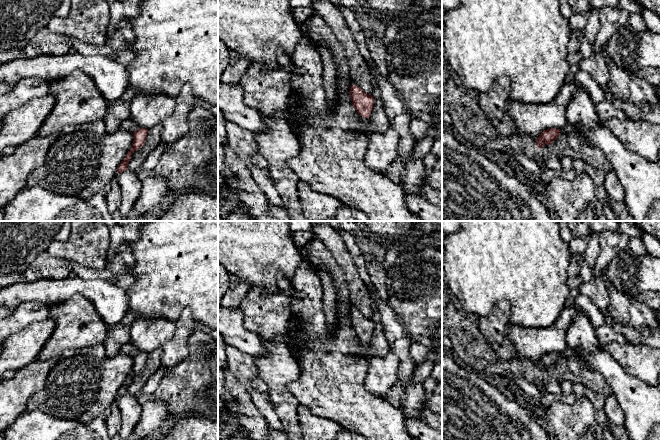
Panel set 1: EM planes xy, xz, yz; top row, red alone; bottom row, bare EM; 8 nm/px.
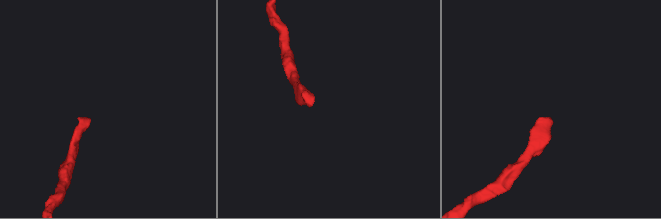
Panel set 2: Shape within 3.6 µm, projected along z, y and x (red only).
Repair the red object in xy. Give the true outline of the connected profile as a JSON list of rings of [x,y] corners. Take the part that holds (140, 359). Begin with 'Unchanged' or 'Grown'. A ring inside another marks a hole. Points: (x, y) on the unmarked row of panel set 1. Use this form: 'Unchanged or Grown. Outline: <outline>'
Grown. Outline: [[[131,341],[125,343],[121,347],[120,352],[131,356],[134,359],[134,364],[129,377],[125,380],[124,384],[118,389],[117,398],[129,393],[128,387],[131,383],[132,378],[144,369],[148,358],[148,353],[139,351]]]

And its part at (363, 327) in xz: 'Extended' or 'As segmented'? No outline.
Extended

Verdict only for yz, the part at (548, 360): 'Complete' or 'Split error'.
Complete

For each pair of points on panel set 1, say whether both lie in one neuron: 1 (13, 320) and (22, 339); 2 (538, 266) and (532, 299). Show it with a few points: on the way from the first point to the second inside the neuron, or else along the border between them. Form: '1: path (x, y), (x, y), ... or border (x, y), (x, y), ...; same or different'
1: border (40, 321), (35, 321), (10, 335); different
2: path (534, 274), (534, 291); same

